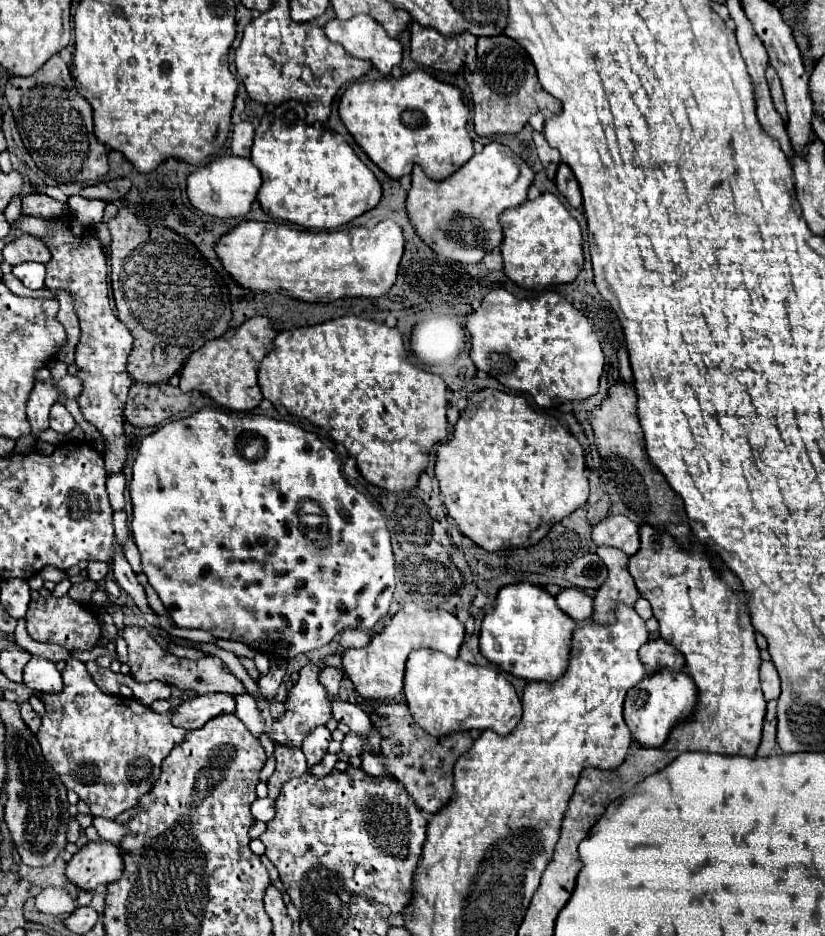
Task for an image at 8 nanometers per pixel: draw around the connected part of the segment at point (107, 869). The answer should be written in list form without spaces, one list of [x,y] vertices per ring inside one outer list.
[[[90,841],[66,863],[66,877],[84,891],[94,891],[98,885],[118,881],[122,877],[122,857],[118,845],[108,841]]]

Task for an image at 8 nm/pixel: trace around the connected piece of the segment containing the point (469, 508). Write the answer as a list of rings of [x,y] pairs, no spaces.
[[[500,395],[500,397],[490,397],[490,399],[482,399],[474,413],[472,413],[472,405],[466,407],[462,413],[460,413],[460,419],[454,427],[454,435],[450,441],[442,443],[436,451],[436,479],[440,483],[440,491],[442,491],[442,497],[444,497],[444,505],[448,509],[448,515],[458,523],[460,531],[472,539],[476,545],[480,545],[482,549],[486,549],[488,552],[496,552],[506,547],[511,548],[524,548],[538,543],[550,529],[554,523],[562,521],[564,517],[568,517],[572,511],[576,511],[578,507],[582,507],[588,499],[588,477],[586,477],[586,463],[584,463],[584,449],[582,445],[576,441],[576,437],[566,431],[560,421],[556,417],[544,414],[536,413],[524,397],[520,395]]]

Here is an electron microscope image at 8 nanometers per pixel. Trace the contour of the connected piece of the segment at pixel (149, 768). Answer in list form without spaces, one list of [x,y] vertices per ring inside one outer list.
[[[70,657],[66,661],[62,679],[64,687],[58,695],[40,695],[46,705],[42,727],[38,731],[38,743],[42,747],[42,755],[60,775],[62,783],[70,791],[74,791],[82,801],[88,803],[94,817],[114,819],[122,811],[132,809],[134,803],[138,803],[138,799],[146,791],[150,791],[152,781],[160,777],[162,761],[184,739],[186,729],[174,727],[170,721],[170,713],[156,713],[136,699],[102,693],[92,681],[90,673],[86,671],[86,665],[78,659]]]

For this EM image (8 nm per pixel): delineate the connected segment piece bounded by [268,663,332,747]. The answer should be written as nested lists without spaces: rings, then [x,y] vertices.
[[[310,663],[300,669],[300,677],[292,685],[292,689],[288,691],[288,697],[284,701],[286,711],[278,719],[274,719],[272,731],[268,733],[268,737],[274,741],[274,745],[300,747],[304,737],[310,733],[310,729],[314,729],[318,725],[326,725],[326,721],[332,717],[332,709],[330,709],[328,697],[326,697],[326,689],[318,683],[318,673],[320,673],[320,669],[316,665],[310,665]]]

